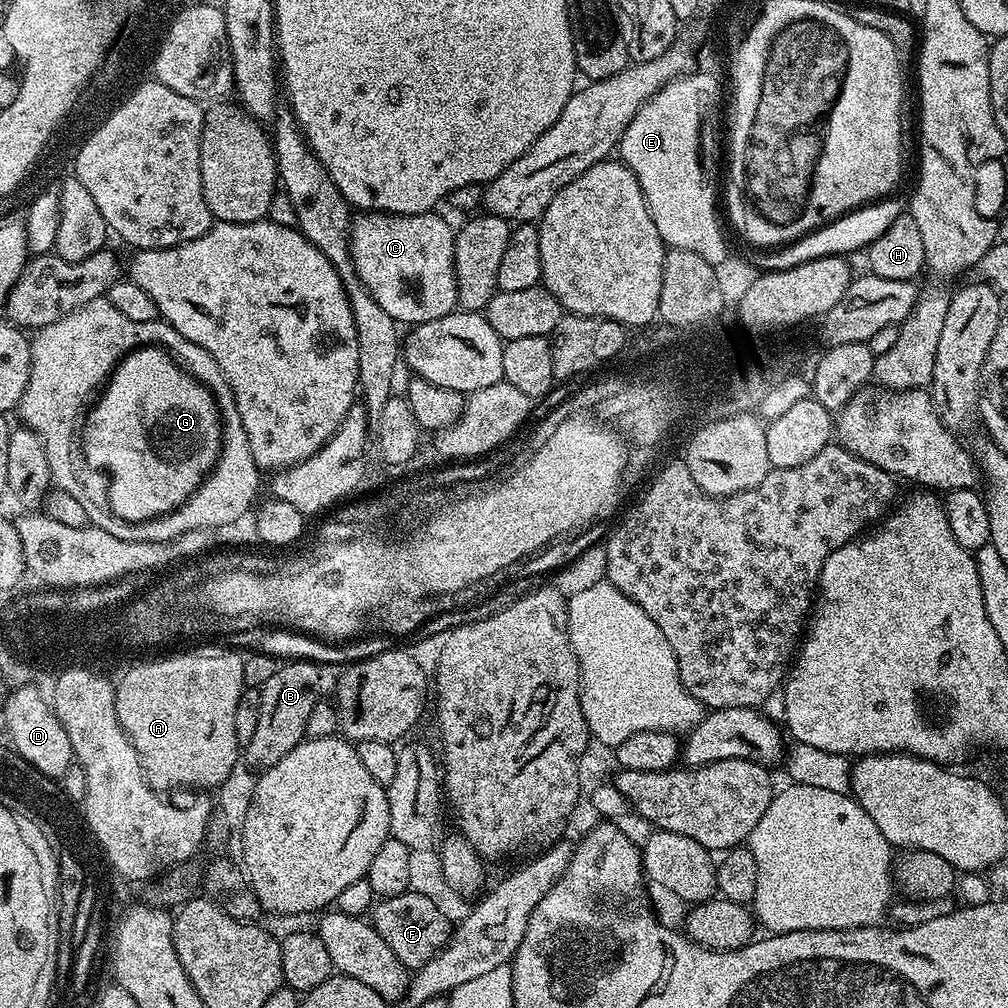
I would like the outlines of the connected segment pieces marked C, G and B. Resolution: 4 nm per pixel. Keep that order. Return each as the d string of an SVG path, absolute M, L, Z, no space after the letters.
M368 210L351 221L351 252L356 276L397 325L434 322L434 318L457 311L456 237L454 228L436 214L429 210L413 216L394 216L390 212Z
M145 346L125 356L123 361L117 364L114 378L107 381L98 402L93 403L84 421L82 429L83 459L87 460L93 469L103 470L106 473L106 487L110 498L110 506L117 516L124 517L128 512L144 512L149 518L159 518L166 515L167 512L171 512L174 508L182 507L188 501L189 495L195 492L199 484L204 481L204 477L212 473L214 462L220 456L222 431L220 432L219 406L212 404L211 398L204 396L203 390L196 388L195 382L188 380L187 374L180 372L178 365L172 364L171 358L173 359L173 357L171 355L168 355L169 357L164 355L168 354L166 354L163 347Z
M293 660L277 667L275 674L260 687L260 709L258 727L250 737L250 742L243 745L242 760L252 772L259 774L270 766L282 762L294 746L306 739L306 722L314 710L316 701L321 699L321 665L310 660Z

